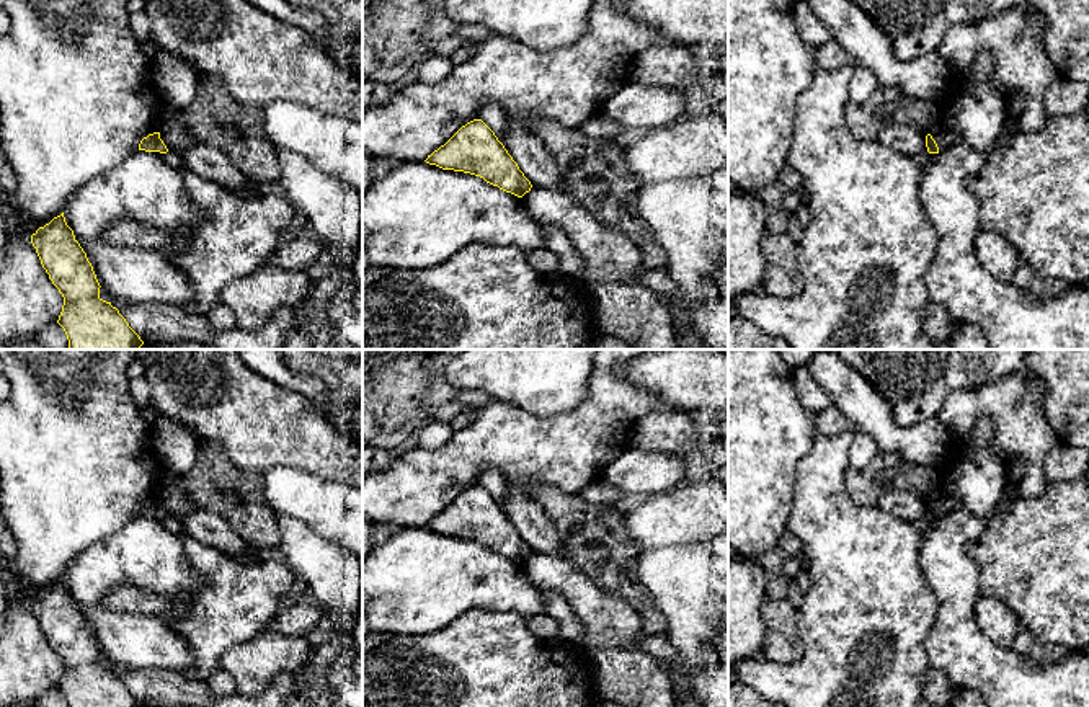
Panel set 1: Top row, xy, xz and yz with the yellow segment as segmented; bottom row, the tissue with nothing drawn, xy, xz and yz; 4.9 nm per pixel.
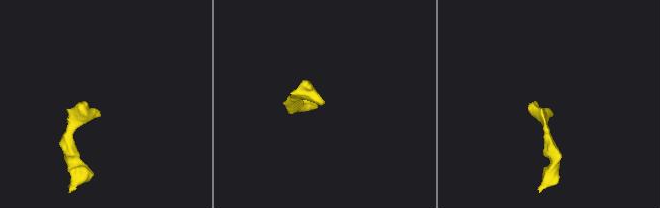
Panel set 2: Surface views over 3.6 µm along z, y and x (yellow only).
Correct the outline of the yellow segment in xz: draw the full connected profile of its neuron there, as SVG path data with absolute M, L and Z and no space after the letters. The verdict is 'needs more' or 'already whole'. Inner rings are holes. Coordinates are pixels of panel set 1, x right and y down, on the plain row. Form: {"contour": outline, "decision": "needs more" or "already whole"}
{"contour": "M482 485L462 491L424 527L442 536L480 542L518 563L522 563L532 554L504 511Z", "decision": "already whole"}

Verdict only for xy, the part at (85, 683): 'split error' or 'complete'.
complete

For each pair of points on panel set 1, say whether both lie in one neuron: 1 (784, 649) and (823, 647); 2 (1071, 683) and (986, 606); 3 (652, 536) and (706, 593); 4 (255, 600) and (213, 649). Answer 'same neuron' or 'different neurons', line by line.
1: different neurons
2: different neurons
3: different neurons
4: same neuron

